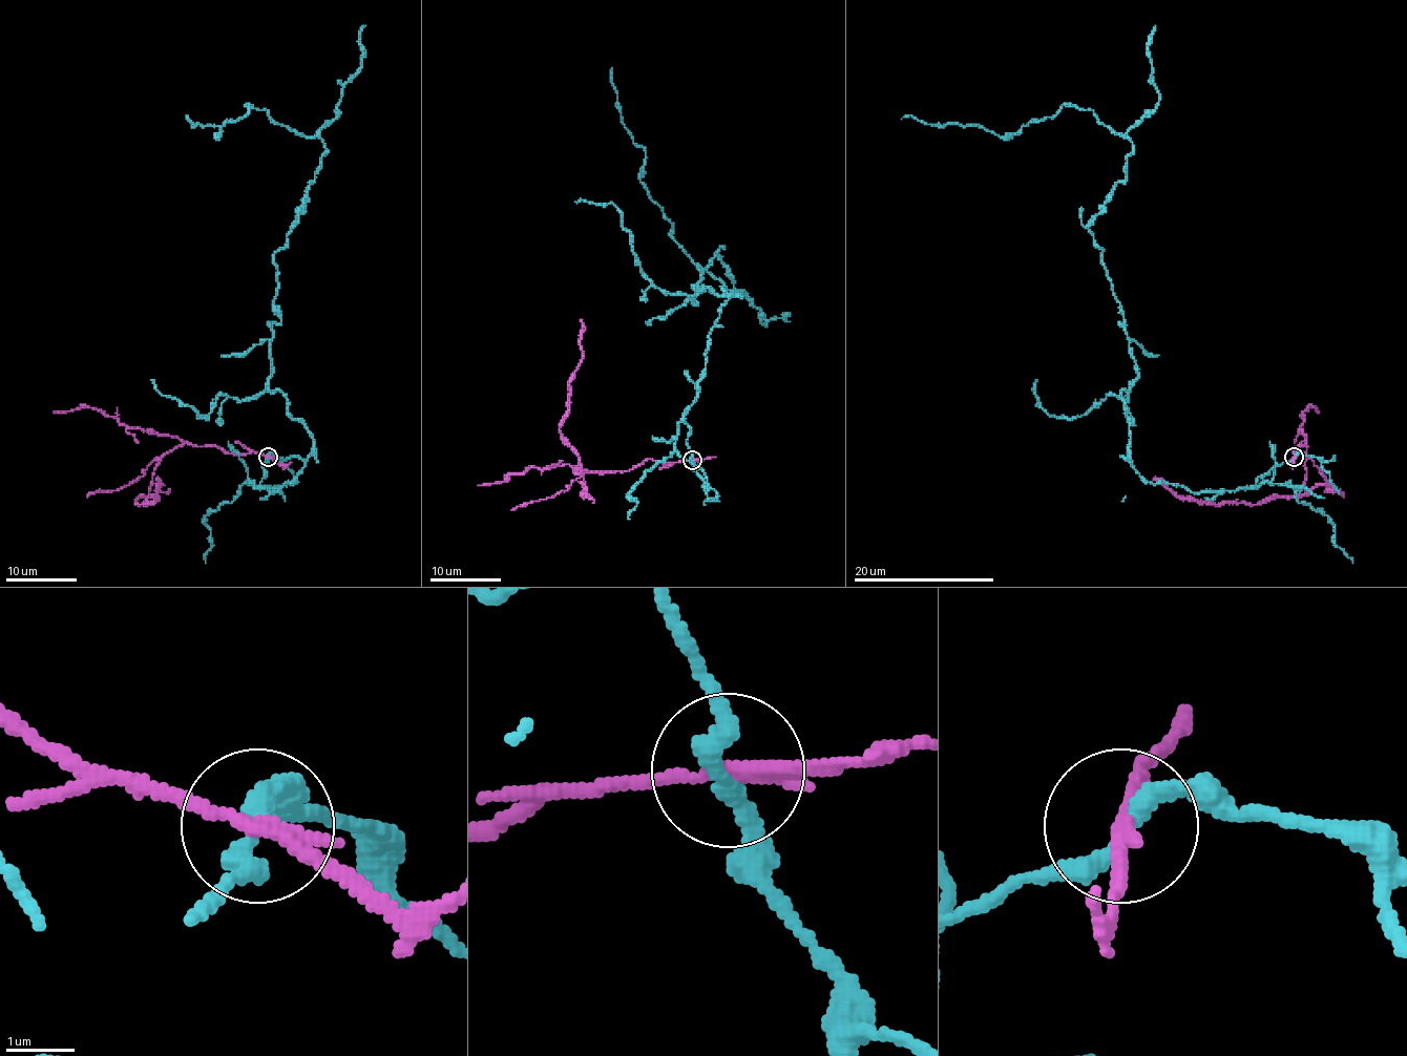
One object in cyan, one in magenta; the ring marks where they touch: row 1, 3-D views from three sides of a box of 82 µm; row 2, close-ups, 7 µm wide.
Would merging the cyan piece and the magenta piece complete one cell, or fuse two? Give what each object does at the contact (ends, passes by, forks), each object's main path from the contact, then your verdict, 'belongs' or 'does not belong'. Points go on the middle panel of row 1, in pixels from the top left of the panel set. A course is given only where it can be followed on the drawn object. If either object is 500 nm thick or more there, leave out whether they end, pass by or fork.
cyan passes by; magenta passes by; cyan runs (693, 461), (686, 409), (737, 295), (694, 303), (698, 269), (716, 254), (749, 298), (672, 235), (612, 67); magenta runs (693, 461), (647, 459), (628, 471), (574, 472), (579, 453), (559, 428), (569, 378), (582, 360), (580, 319); does not belong

